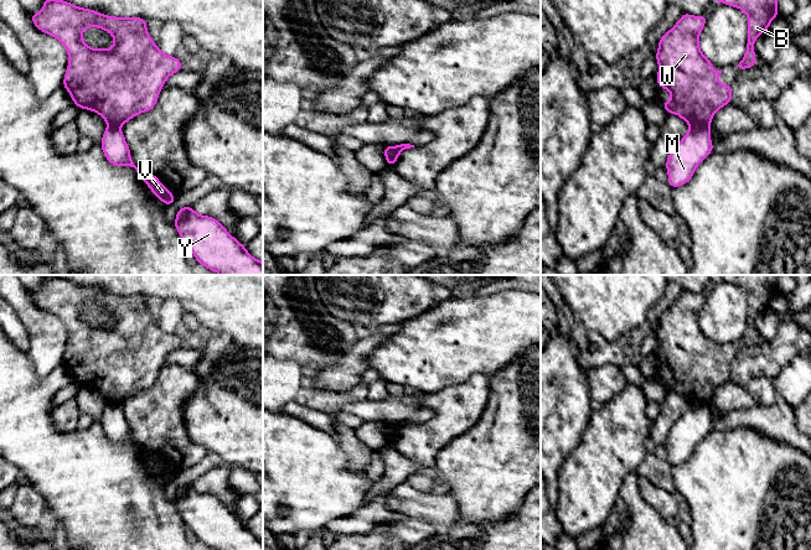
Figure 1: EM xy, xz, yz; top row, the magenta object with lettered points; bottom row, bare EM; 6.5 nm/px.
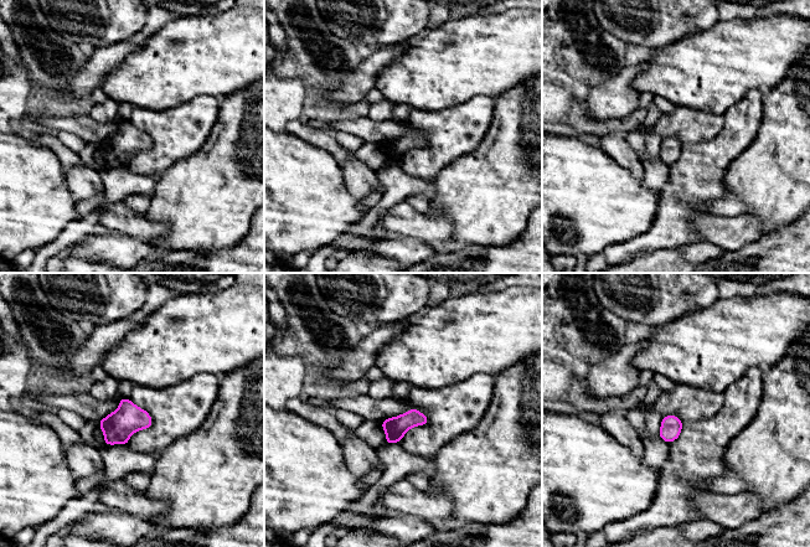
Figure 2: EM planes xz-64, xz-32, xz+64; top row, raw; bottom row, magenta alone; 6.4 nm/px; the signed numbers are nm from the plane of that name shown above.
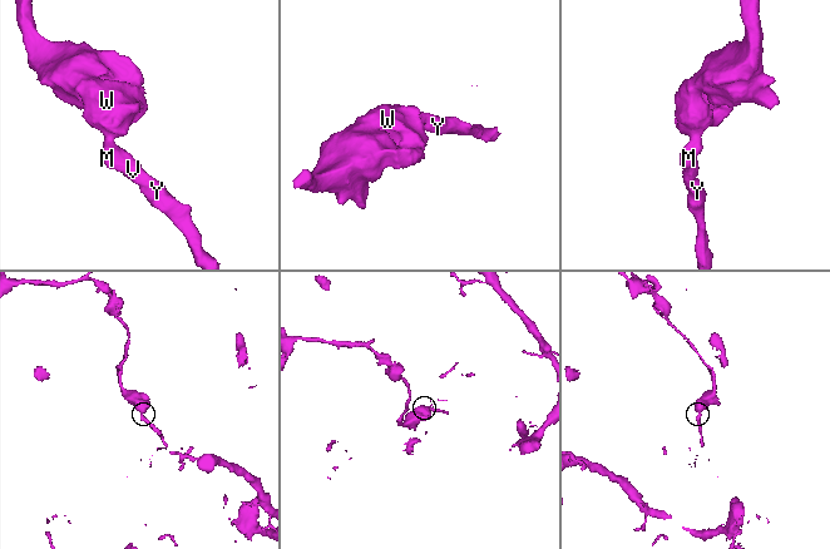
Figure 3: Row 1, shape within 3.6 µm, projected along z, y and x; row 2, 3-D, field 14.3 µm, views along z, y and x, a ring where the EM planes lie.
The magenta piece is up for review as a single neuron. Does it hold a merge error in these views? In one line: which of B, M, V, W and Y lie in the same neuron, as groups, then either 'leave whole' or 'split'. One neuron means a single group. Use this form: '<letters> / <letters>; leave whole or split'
B W / M V Y; split

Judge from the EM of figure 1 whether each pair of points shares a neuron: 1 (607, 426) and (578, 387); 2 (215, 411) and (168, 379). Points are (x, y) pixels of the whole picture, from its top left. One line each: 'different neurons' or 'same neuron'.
1: different neurons
2: different neurons

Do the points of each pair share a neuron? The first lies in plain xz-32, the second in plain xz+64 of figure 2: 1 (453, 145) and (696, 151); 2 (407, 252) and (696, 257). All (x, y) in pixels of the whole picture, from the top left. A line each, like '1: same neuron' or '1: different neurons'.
1: same neuron
2: same neuron

